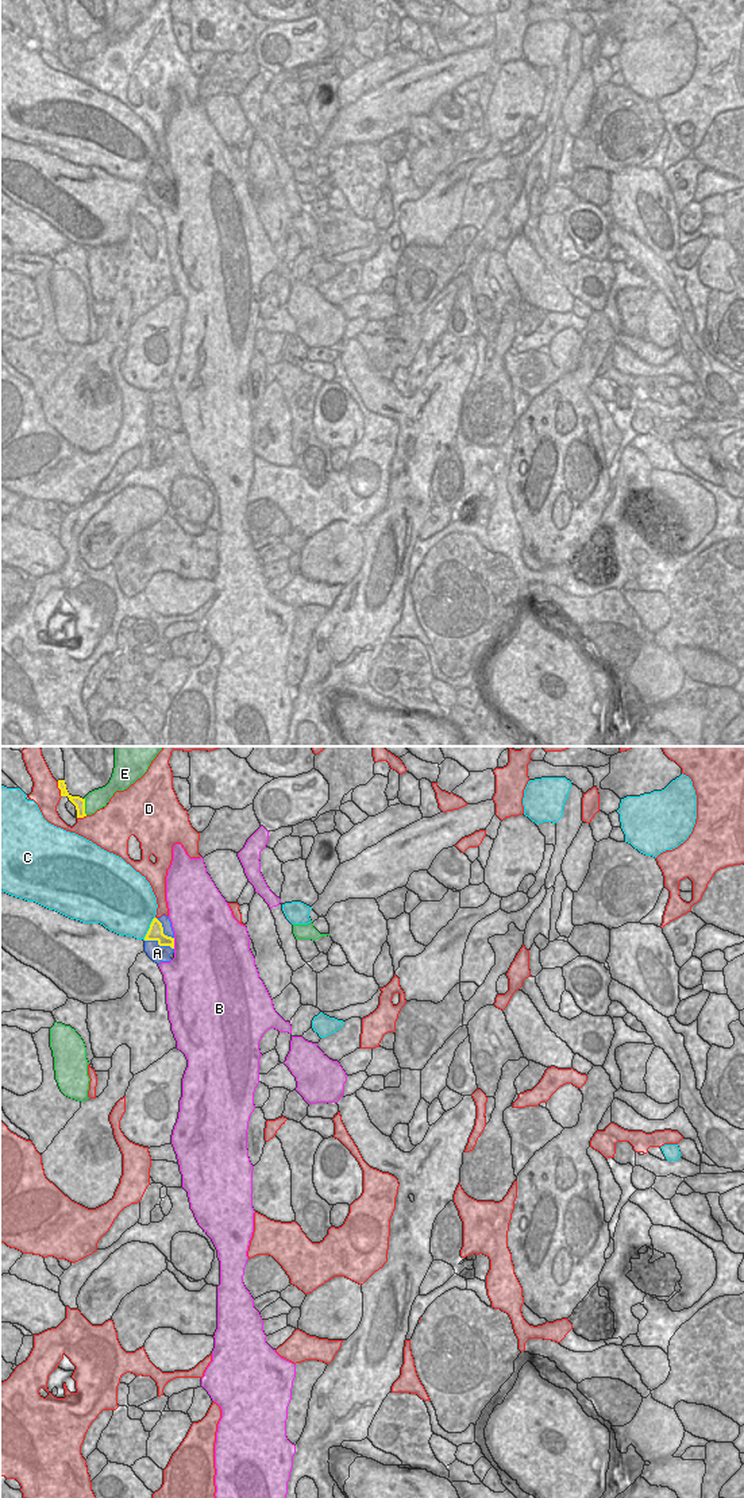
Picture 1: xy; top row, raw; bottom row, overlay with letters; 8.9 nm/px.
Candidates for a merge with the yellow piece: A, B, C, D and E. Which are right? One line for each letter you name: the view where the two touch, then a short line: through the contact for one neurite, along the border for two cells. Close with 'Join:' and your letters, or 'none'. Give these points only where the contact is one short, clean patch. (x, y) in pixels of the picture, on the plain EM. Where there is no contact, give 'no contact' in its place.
A: contact in xy; line xy (155, 177), (160, 181), (160, 189), (157, 197)
Join: A

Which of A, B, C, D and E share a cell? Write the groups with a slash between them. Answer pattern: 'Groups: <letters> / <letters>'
Groups: A / B / C / D / E.

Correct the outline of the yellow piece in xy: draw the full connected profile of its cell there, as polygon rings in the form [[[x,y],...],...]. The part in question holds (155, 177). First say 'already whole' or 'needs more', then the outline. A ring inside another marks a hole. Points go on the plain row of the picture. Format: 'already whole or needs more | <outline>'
needs more | [[[169,161],[154,162],[144,181],[144,196],[157,206],[170,206],[174,197],[174,175]]]

